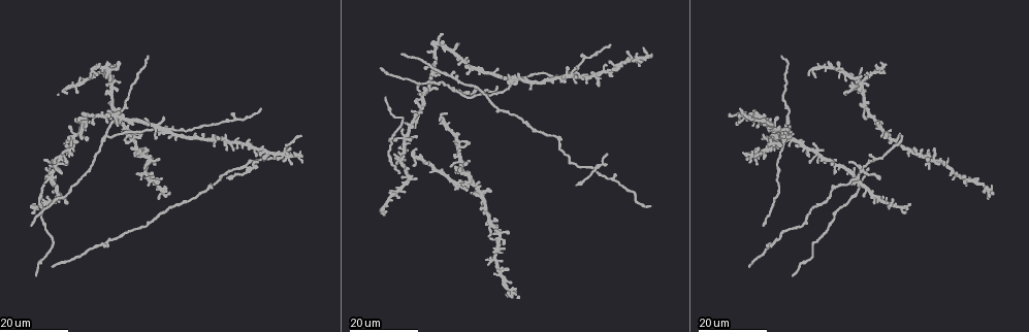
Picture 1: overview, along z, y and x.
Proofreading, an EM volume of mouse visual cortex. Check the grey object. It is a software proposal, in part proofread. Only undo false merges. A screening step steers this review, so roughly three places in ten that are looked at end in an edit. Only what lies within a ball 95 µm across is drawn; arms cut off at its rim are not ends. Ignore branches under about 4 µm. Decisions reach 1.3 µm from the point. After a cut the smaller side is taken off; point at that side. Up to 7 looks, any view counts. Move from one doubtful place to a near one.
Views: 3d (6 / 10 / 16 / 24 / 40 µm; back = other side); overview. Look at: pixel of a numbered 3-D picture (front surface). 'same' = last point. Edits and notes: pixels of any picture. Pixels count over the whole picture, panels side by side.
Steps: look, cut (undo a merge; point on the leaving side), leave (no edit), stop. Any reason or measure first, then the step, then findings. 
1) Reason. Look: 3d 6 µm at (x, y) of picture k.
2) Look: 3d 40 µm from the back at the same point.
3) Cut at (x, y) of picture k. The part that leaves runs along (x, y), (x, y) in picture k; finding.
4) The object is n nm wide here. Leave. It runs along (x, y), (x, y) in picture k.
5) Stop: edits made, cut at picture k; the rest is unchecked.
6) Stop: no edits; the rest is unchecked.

Look: 3d 24 µm at (814, 151) of picture 1.

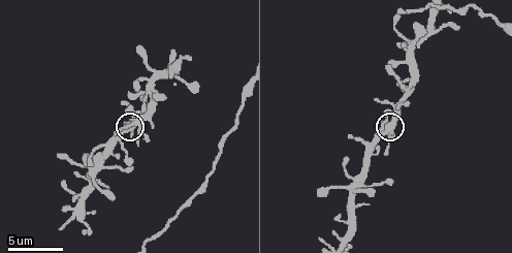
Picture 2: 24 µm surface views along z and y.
Look: 3d 6 µm at (386, 132) of picture 2.

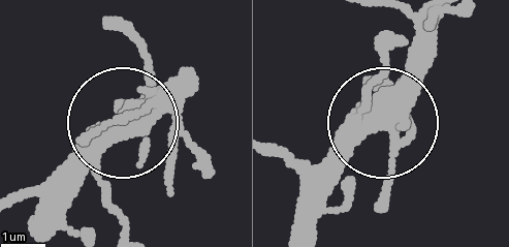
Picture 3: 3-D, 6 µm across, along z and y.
Look: 3d 6 µm from the back at (120, 130) of picture 3.

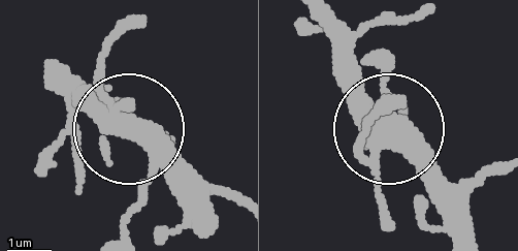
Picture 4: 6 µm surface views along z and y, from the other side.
5 arms meet here. Leave. It runs along (323, 21), (345, 87), (382, 128), (363, 143), (370, 113) in picture 4; continuous, no second cell.

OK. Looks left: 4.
Looks like a crossing. Look: 3d 24 µm at (171, 131) of picture 1.

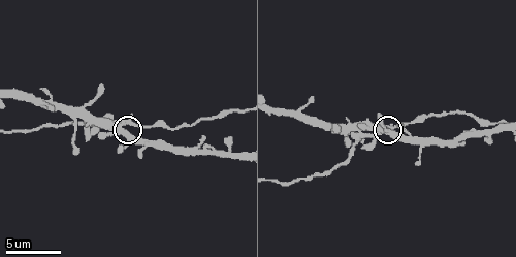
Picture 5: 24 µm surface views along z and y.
Closer look. Look: 3d 10 µm at the same point.

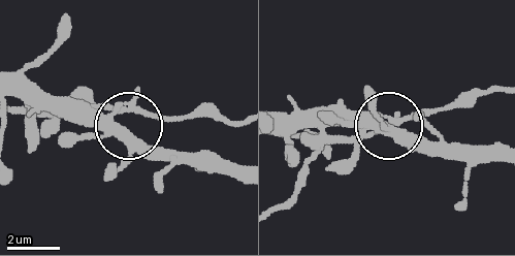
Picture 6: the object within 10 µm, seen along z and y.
Look: 3d 6 µm at (119, 113) of picture 6.

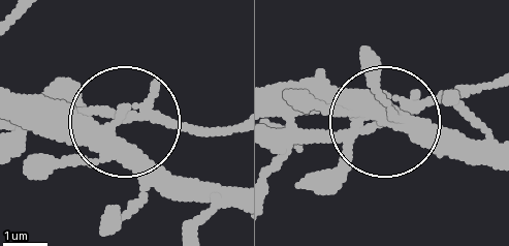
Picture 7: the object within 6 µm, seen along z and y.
5 arms meet here. Leave. One cell here.

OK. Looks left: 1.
Stop: no edits; the rest is unchecked.

